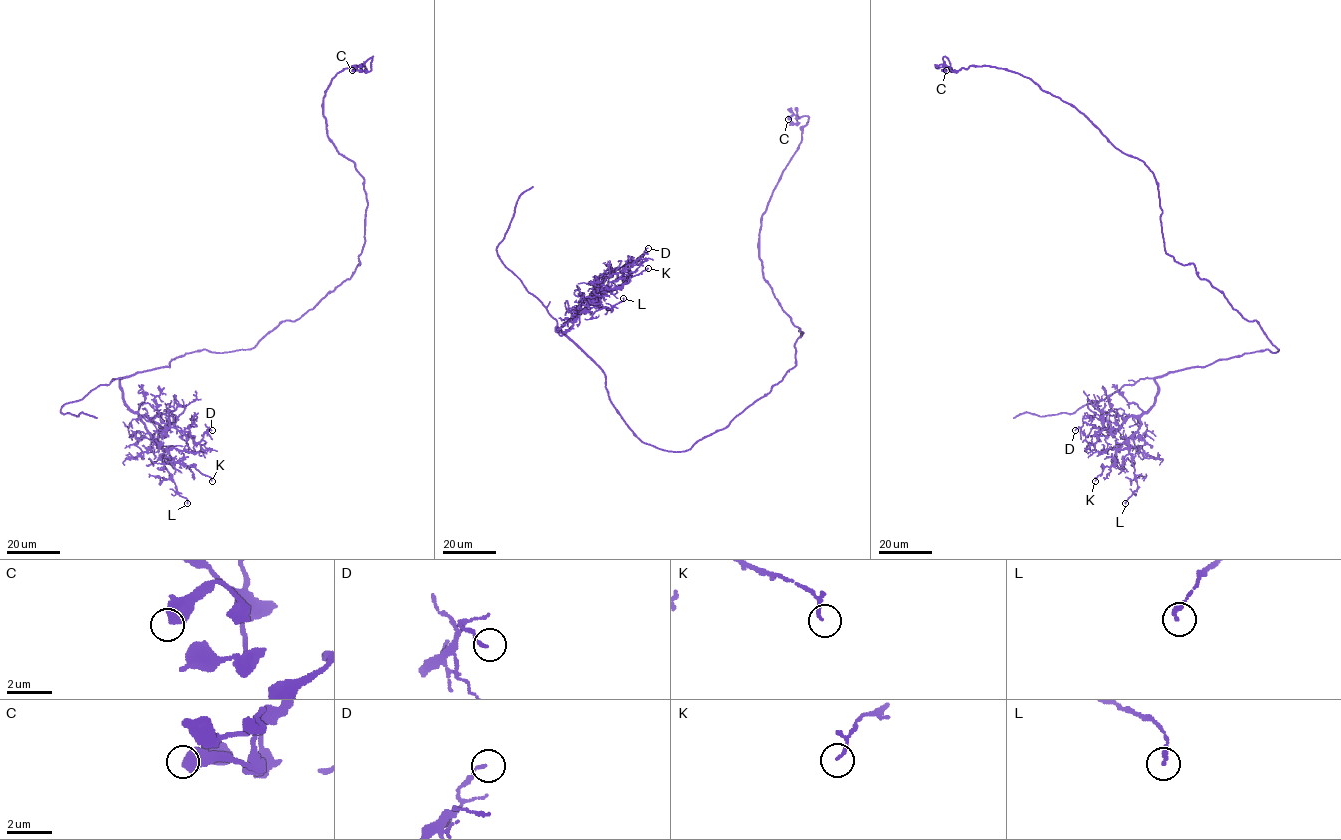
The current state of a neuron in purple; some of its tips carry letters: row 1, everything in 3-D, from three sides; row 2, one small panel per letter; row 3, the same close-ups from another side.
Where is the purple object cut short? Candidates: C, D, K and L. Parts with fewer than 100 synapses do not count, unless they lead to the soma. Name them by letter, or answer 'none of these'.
none of these

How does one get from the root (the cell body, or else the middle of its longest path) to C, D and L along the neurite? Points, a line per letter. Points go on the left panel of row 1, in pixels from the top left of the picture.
C: (323, 298), (351, 277), (365, 241), (364, 178), (323, 113), (335, 75), (370, 71), (372, 56), (352, 70)
D: (323, 298), (250, 349), (186, 353), (120, 379), (124, 403), (138, 415), (196, 443), (212, 430)
L: (323, 298), (250, 349), (186, 353), (168, 367), (120, 379), (124, 403), (162, 449), (162, 463), (187, 503)

